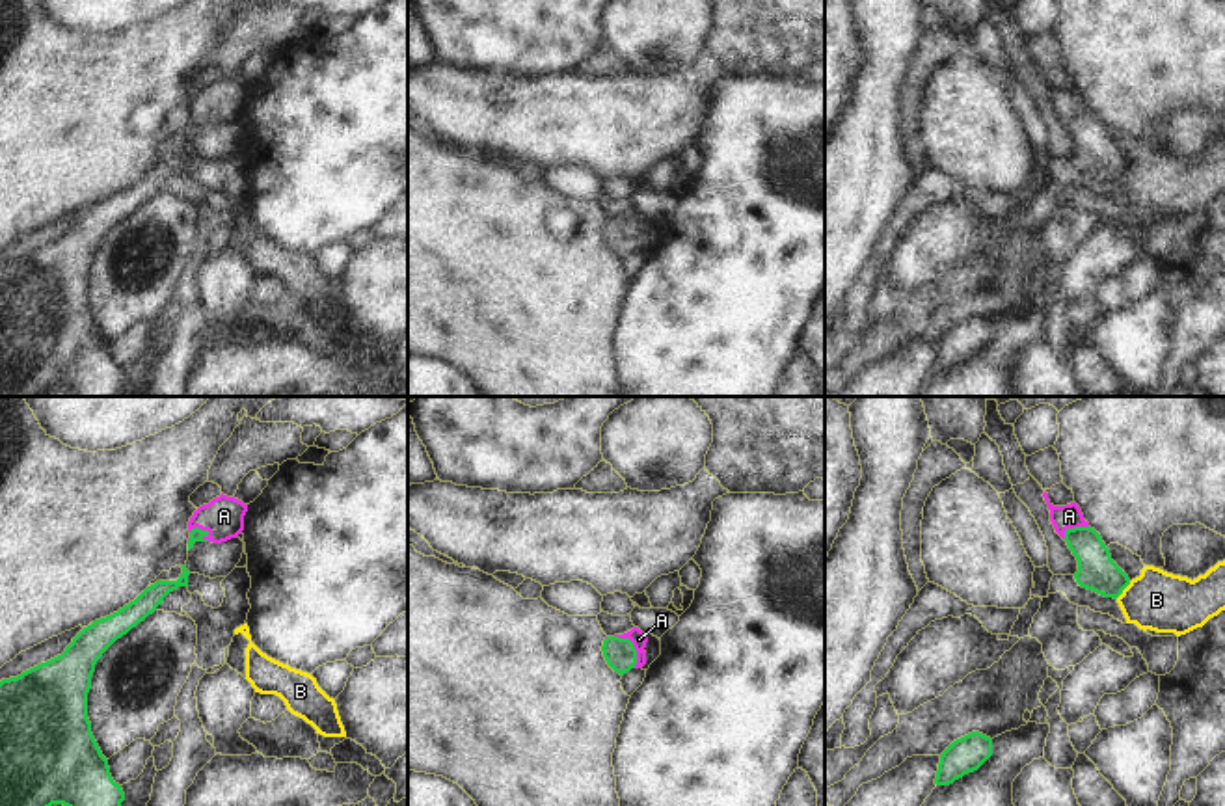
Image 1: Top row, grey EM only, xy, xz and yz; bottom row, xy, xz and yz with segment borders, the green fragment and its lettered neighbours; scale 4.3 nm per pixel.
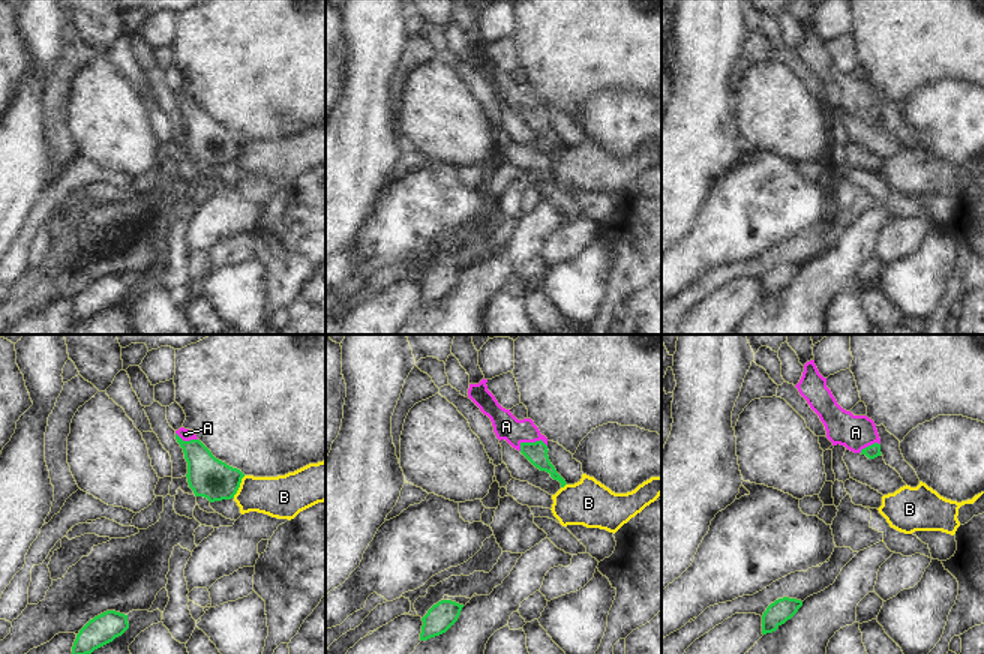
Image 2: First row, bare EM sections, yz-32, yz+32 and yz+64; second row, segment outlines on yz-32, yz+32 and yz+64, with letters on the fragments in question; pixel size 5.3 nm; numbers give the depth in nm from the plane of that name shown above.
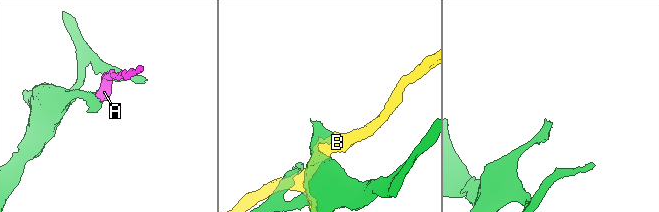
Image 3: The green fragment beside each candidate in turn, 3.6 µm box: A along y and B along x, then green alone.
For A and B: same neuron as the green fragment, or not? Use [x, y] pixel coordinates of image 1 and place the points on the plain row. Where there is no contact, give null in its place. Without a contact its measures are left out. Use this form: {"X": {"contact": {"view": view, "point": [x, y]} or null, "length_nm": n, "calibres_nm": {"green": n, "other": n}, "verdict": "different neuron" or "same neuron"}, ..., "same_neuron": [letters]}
{"A": {"contact": {"view": "xz", "point": [633, 229]}, "length_nm": 170, "calibres_nm": {"green": 140, "other": 70}, "verdict": "same neuron"}, "B": {"contact": {"view": "yz", "point": [1123, 172]}, "length_nm": 100, "calibres_nm": {"green": 170, "other": 260}, "verdict": "different neuron"}, "same_neuron": ["A"]}

